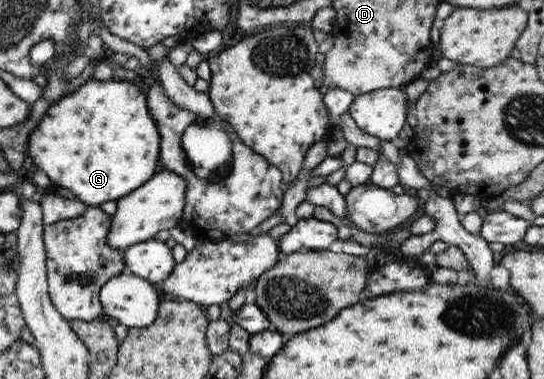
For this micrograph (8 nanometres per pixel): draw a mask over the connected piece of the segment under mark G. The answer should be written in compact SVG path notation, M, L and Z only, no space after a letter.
M89 78L76 90L59 98L59 102L49 106L37 128L29 134L27 142L27 155L37 170L47 175L51 189L65 191L86 205L98 205L127 196L159 170L157 125L147 109L145 92L129 81L100 81Z

